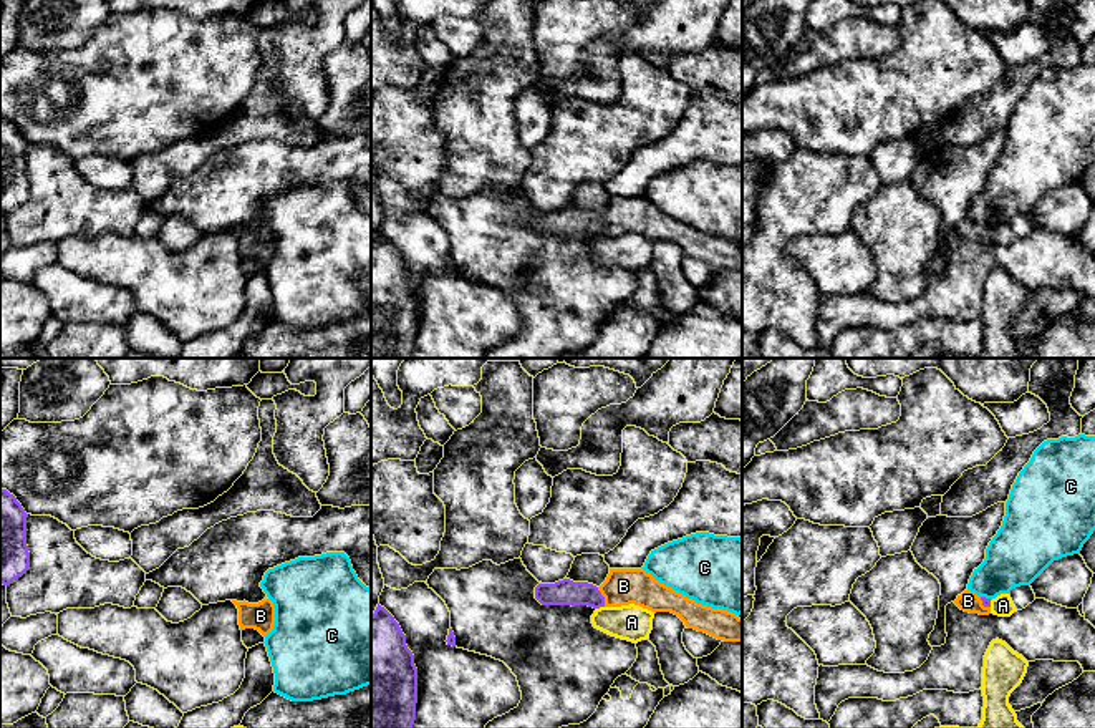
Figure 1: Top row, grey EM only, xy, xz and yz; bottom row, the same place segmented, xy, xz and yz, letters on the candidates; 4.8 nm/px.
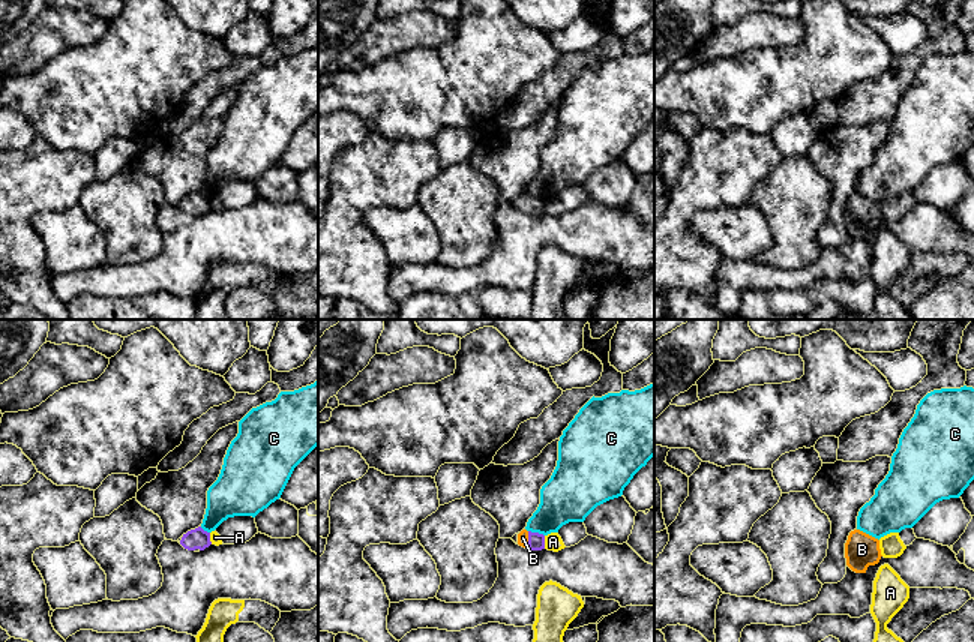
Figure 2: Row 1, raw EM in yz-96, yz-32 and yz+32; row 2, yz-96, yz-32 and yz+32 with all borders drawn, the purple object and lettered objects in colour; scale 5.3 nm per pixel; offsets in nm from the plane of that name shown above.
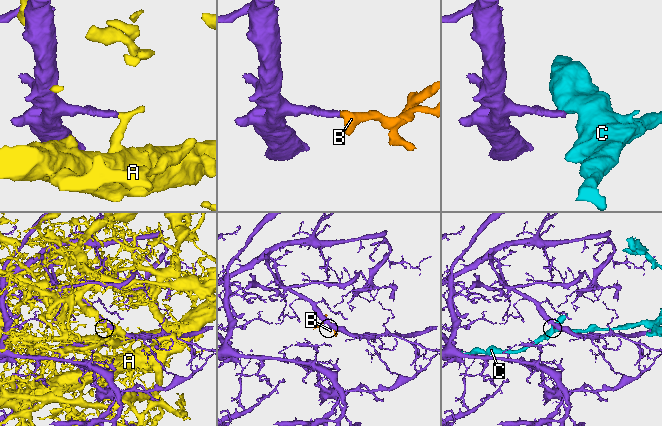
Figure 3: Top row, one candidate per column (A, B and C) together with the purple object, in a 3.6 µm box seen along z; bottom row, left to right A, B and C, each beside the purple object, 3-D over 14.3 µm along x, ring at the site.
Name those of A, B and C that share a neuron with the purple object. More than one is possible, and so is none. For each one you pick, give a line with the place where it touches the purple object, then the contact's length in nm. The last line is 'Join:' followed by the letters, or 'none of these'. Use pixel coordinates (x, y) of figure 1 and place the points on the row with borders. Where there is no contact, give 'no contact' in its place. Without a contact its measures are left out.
B: meets purple in xz at (603, 597); contact 100 nm long
Join: B

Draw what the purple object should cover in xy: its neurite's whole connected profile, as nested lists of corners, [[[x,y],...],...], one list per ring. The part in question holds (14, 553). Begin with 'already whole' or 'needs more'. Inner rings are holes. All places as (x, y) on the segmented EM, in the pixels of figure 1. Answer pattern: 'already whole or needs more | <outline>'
already whole | [[[0,488],[0,584],[3,585],[10,585],[30,567],[27,517],[17,497]]]

